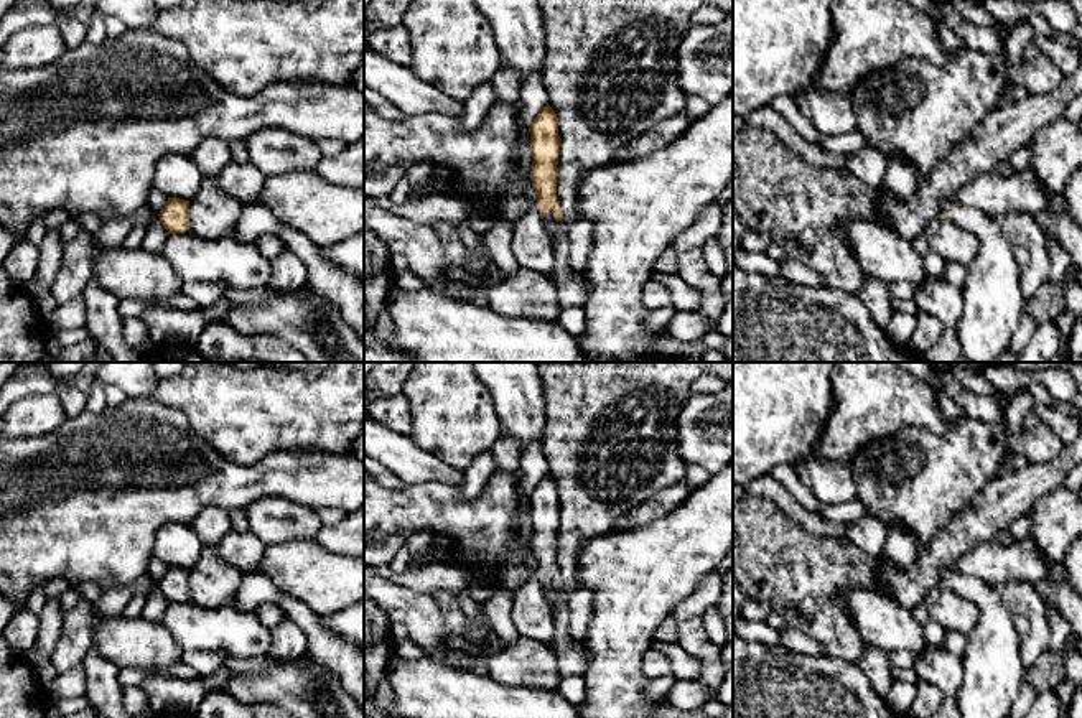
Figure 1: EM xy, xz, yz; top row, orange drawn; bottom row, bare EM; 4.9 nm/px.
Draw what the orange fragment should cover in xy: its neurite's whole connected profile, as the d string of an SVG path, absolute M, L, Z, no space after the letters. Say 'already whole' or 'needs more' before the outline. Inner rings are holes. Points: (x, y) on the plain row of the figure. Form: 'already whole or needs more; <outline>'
already whole; M168 566L158 585L170 603L183 603L189 599L189 570Z

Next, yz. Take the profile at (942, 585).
needs more; M958 571L937 586L972 599L978 608L978 621L967 634L967 647L960 657L960 718L1010 718L1026 667L1006 603L991 583Z

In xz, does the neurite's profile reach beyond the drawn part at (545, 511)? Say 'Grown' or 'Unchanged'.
Grown

